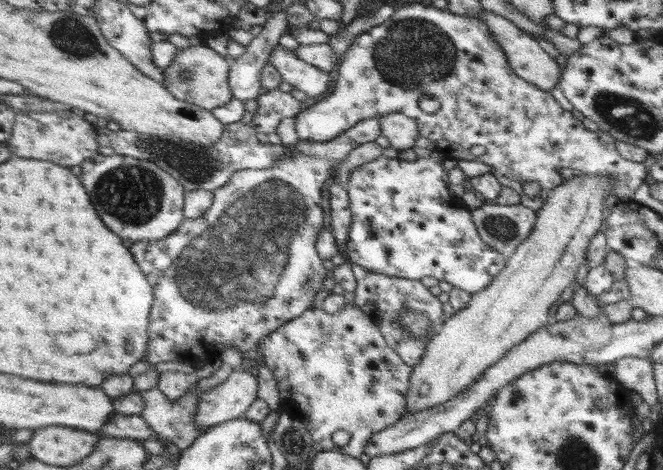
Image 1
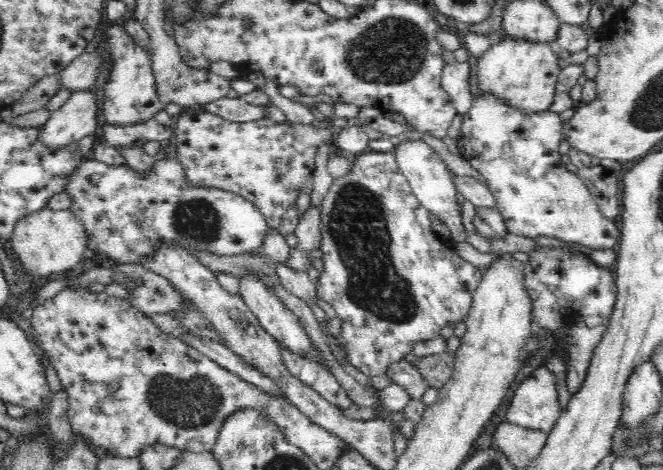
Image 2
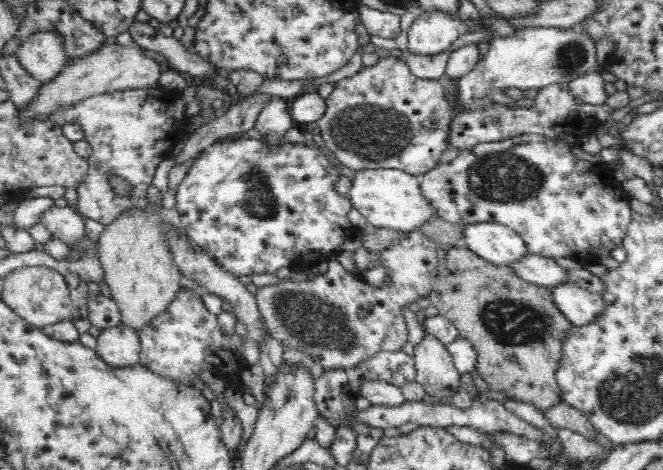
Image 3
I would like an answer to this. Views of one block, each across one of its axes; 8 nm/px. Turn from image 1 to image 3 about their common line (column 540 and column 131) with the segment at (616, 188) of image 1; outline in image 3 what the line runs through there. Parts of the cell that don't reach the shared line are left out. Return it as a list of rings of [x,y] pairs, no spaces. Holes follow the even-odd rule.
[[[158,82],[150,88],[132,88],[96,94],[80,100],[78,104],[62,110],[54,110],[48,120],[62,128],[64,124],[80,124],[86,142],[90,142],[94,154],[88,158],[88,174],[78,186],[78,212],[104,226],[112,224],[122,212],[130,208],[148,210],[148,188],[152,184],[158,164],[172,158],[172,150],[178,142],[184,142],[190,126],[186,116],[186,104],[180,98],[182,92],[166,90]],[[116,174],[130,182],[132,190],[126,196],[118,196],[108,178]]]

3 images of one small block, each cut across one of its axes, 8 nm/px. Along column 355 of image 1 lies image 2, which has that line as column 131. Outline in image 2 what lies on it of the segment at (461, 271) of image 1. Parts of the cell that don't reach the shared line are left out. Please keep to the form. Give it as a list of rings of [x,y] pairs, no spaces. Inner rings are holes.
[[[174,158],[154,164],[150,174],[142,178],[128,164],[108,166],[104,162],[86,160],[66,190],[72,198],[72,212],[84,222],[90,236],[88,248],[104,254],[114,264],[142,264],[154,252],[154,246],[166,238],[184,246],[188,252],[208,250],[220,256],[248,254],[262,248],[268,224],[258,208],[232,192],[218,188],[194,188],[184,180],[184,170]]]

